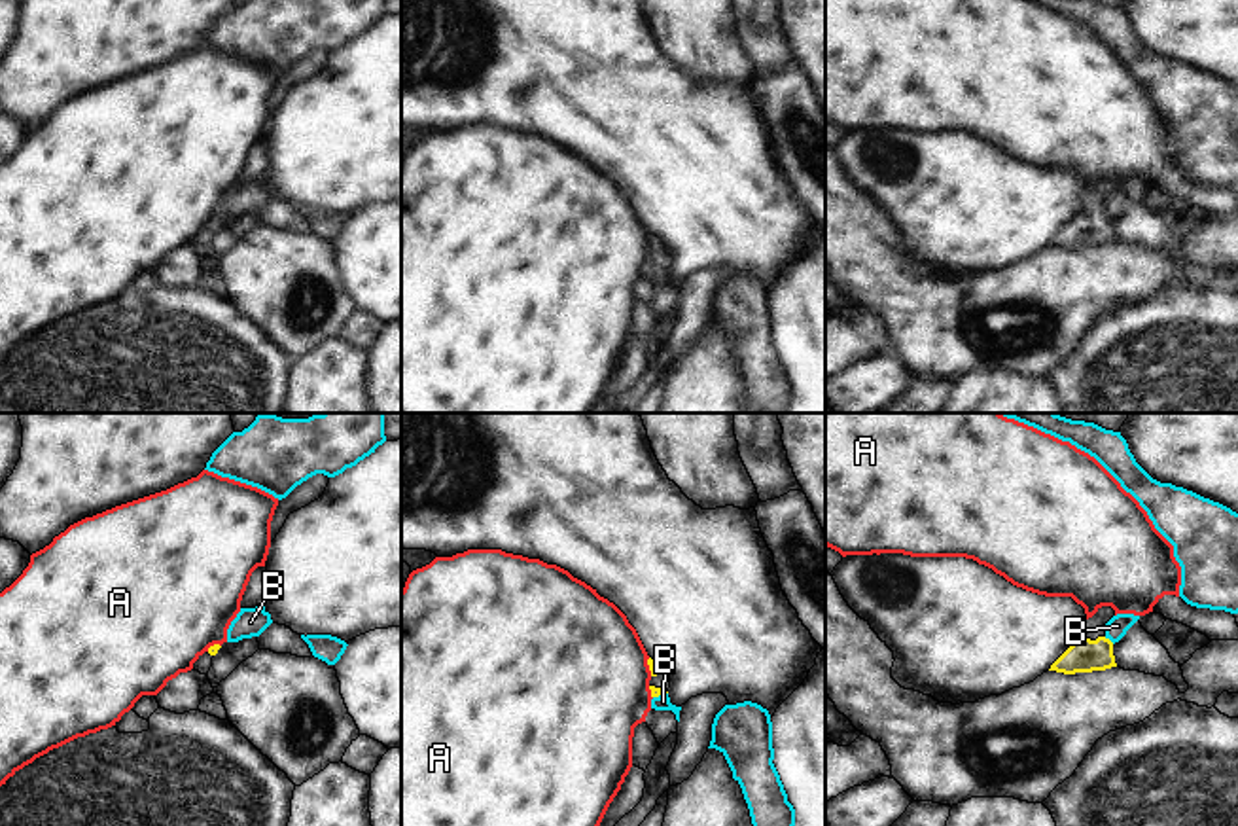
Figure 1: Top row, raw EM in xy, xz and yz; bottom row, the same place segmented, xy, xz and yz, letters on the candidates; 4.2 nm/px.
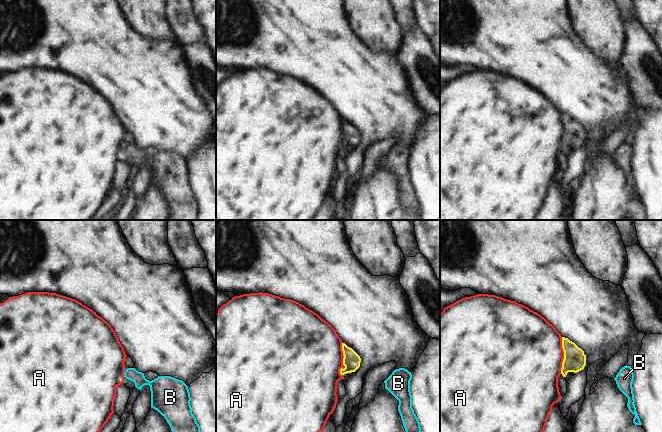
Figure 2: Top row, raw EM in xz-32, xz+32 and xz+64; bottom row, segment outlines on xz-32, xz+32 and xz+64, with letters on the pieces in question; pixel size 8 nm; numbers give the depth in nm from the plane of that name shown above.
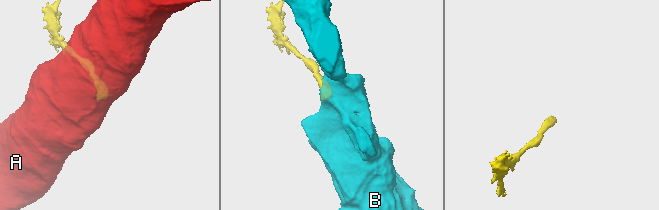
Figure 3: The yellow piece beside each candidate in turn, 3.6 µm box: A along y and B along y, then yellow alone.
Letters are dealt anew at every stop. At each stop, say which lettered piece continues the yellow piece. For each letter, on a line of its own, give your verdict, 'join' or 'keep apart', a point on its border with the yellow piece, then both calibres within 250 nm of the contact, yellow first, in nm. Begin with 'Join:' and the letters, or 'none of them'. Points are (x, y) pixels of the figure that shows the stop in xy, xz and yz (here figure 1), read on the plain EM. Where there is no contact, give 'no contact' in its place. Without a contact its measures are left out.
Join: none of them
A: keep apart | xz (650, 243) | 50/480 nm
B: keep apart | yz (1108, 215) | 140/90 nm

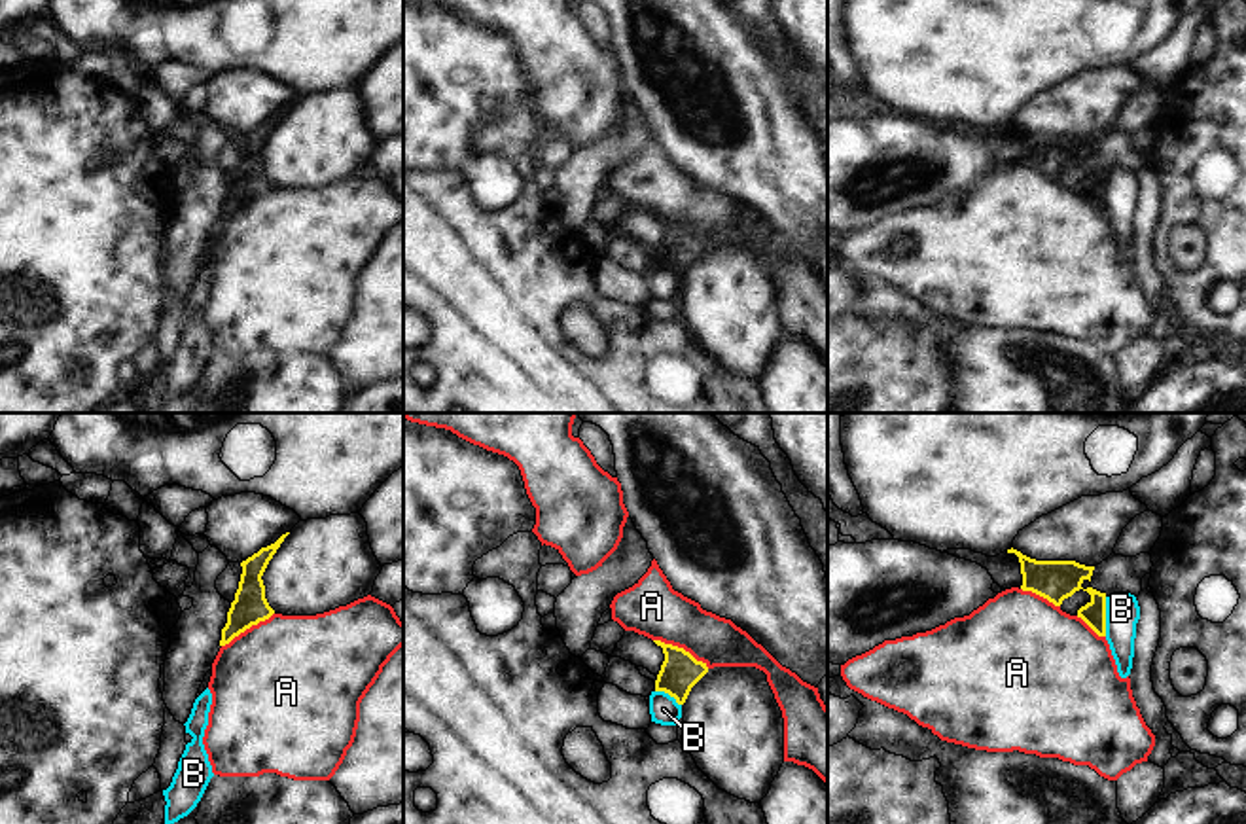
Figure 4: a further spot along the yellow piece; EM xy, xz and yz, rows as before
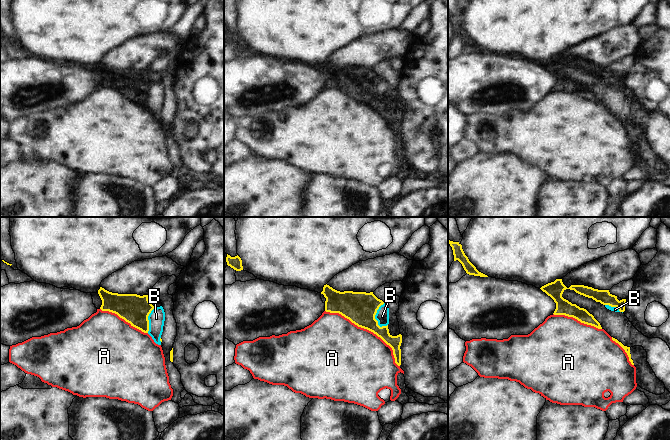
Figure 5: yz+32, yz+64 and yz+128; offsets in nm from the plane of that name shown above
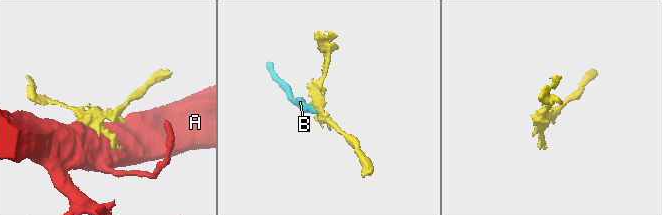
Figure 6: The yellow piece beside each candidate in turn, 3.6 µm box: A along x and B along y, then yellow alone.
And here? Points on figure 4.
Join: B
A: keep apart | xz (682, 224) | 170/240 nm
B: join | yz (1104, 192) | 160/140 nm

